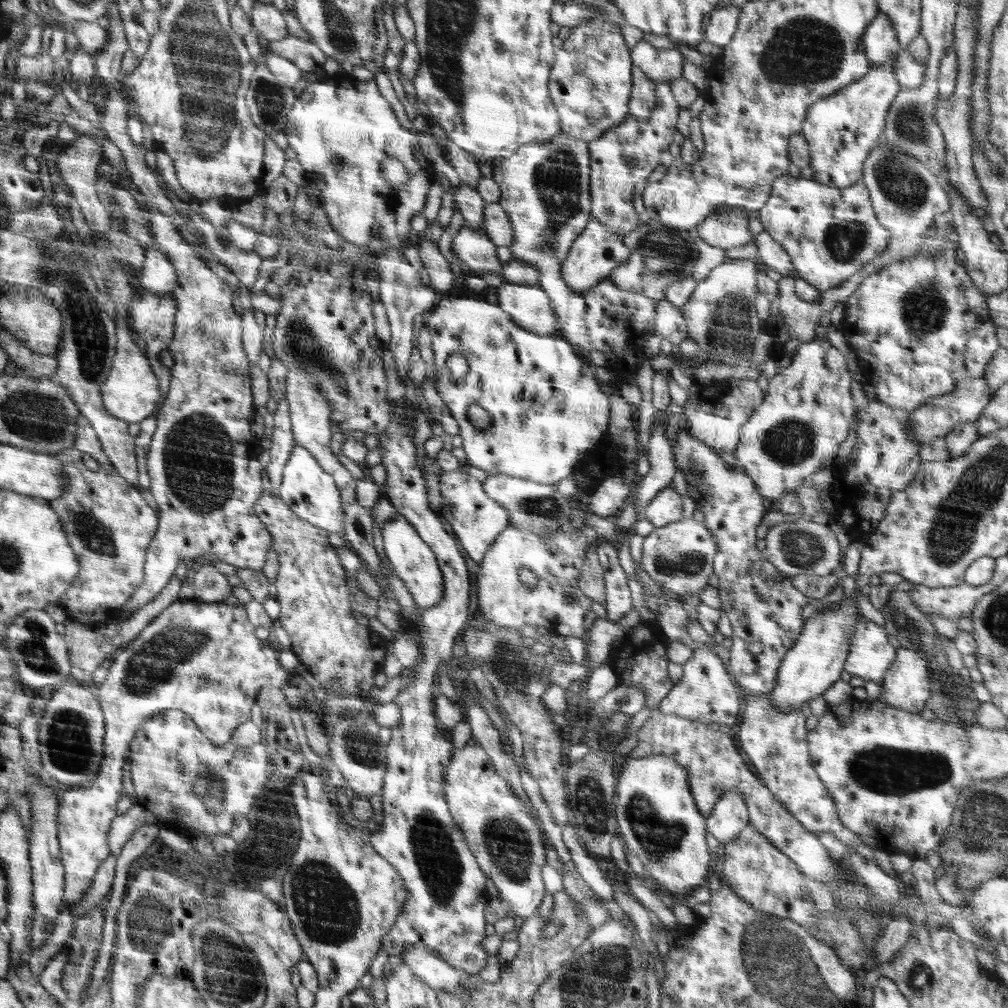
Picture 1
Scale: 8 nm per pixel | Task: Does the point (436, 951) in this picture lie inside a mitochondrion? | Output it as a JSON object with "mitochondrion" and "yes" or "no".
{"mitochondrion":"no"}

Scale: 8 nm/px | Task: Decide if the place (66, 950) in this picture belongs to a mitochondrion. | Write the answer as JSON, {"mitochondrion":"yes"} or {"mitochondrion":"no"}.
{"mitochondrion":"no"}

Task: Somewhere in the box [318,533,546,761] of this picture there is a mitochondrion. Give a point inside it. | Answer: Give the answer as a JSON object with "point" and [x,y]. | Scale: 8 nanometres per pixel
{"point":[506,664]}

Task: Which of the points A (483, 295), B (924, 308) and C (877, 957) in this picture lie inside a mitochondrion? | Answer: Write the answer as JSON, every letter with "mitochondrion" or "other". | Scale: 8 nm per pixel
{"A":"other","B":"mitochondrion","C":"other"}

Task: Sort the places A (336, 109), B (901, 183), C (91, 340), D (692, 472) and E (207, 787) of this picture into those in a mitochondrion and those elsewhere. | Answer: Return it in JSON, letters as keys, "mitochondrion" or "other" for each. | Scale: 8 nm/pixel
{"A":"other","B":"mitochondrion","C":"mitochondrion","D":"other","E":"mitochondrion"}

